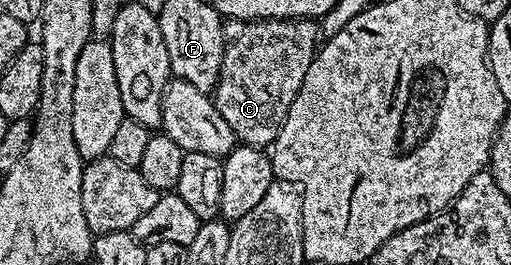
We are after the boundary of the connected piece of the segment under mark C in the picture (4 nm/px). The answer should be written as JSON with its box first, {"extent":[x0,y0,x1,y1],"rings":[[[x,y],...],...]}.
{"extent":[213,17,321,150],"rings":[[[270,17],[268,21],[223,22],[223,58],[213,100],[221,119],[229,123],[236,142],[266,150],[274,145],[289,107],[321,45],[318,20]]]}

